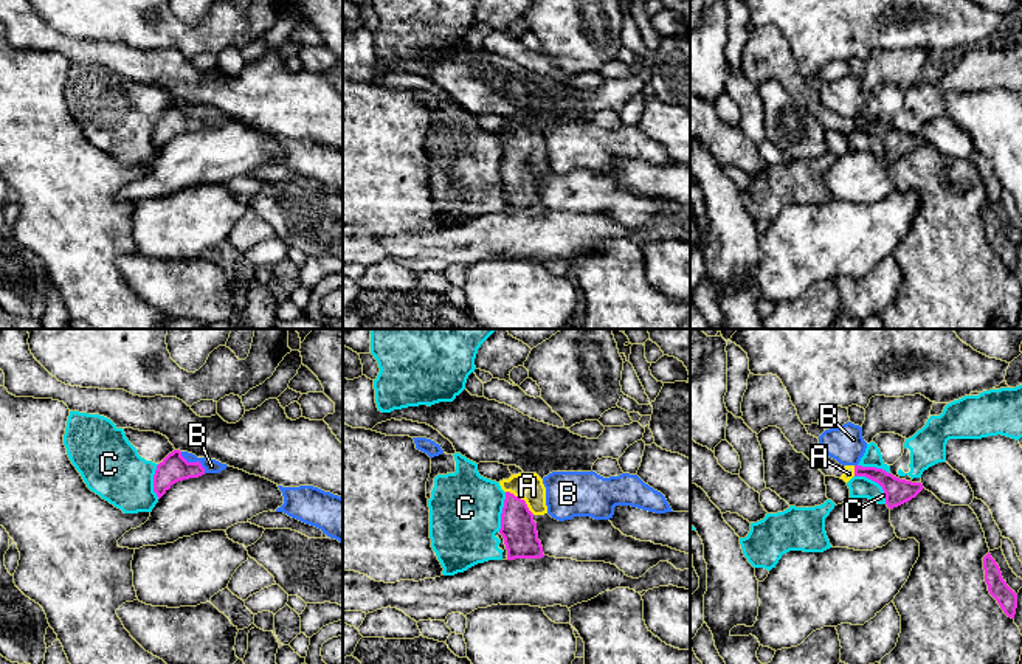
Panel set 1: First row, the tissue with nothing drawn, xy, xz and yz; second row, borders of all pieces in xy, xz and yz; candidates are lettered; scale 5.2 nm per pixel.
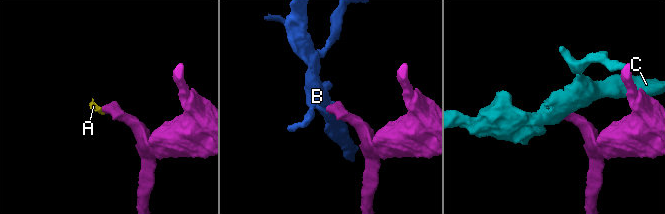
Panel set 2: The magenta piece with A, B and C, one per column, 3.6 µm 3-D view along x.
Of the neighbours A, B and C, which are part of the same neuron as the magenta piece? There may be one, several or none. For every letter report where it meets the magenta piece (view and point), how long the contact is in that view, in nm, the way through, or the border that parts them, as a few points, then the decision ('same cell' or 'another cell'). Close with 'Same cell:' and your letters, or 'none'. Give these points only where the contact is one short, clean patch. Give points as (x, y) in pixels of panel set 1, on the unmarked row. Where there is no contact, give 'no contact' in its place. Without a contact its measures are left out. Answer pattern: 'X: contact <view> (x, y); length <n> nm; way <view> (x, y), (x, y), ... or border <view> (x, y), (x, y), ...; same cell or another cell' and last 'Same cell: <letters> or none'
A: contact xz (520, 151); length 200 nm; way xz (518, 182), (520, 151), (528, 138); same cell
B: contact xy (194, 115); length 170 nm; another cell
C: contact yz (876, 134); length 220 nm; border yz (855, 127), (873, 132), (881, 140), (886, 155); another cell
Same cell: A

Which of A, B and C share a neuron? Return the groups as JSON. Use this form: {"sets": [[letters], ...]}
{"sets": [["A"], ["B"], ["C"]]}

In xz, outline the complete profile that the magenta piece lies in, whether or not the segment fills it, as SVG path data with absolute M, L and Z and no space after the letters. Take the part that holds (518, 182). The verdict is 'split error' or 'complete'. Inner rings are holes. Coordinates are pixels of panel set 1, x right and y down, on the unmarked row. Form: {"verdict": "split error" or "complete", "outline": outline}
{"verdict": "split error", "outline": "M509 118L509 123L512 129L499 133L506 144L499 186L507 213L541 211L544 206L533 169L547 166L546 140L537 126L524 126L516 118Z"}

